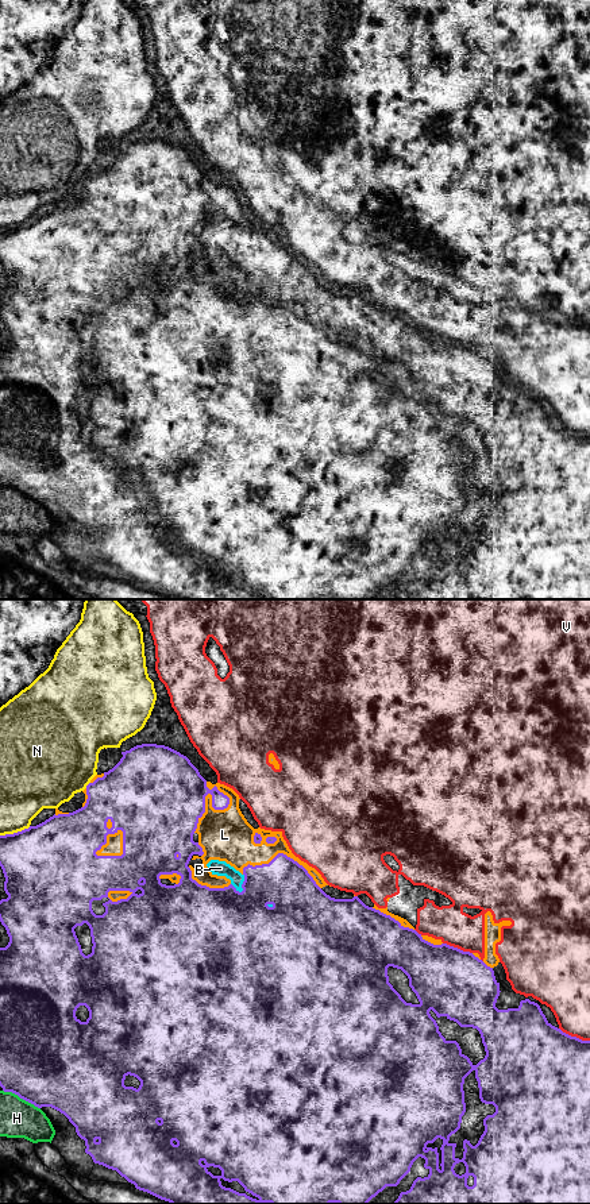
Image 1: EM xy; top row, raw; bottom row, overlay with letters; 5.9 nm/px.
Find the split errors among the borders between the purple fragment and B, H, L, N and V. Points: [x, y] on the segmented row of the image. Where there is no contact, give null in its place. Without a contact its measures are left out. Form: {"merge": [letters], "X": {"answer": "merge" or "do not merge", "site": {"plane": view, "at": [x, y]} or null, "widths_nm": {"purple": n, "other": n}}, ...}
{"merge": ["B"], "B": {"answer": "merge", "site": {"plane": "xy", "at": [243, 883]}, "widths_nm": {"purple": 400, "other": 90}}, "H": {"answer": "do not merge", "site": {"plane": "xy", "at": [22, 1098]}, "widths_nm": {"purple": 500, "other": 220}}, "L": {"answer": "do not merge", "site": {"plane": "xy", "at": [212, 799]}, "widths_nm": {"purple": 420, "other": 300}}, "N": {"answer": "do not merge", "site": {"plane": "xy", "at": [15, 833]}, "widths_nm": {"purple": 480, "other": 300}}, "V": {"answer": "do not merge", "site": {"plane": "xy", "at": [457, 948]}, "widths_nm": {"purple": 400, "other": 220}}}

